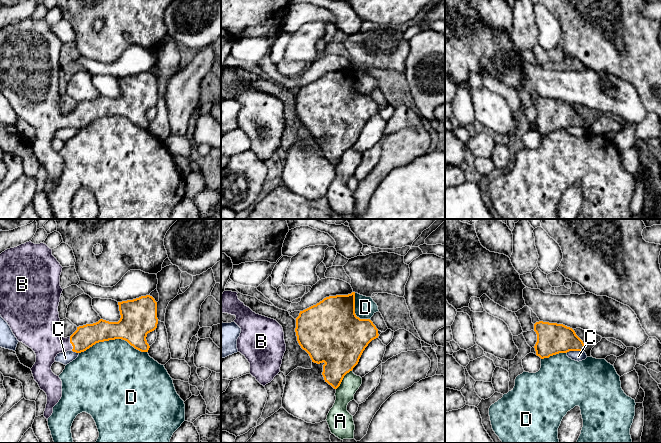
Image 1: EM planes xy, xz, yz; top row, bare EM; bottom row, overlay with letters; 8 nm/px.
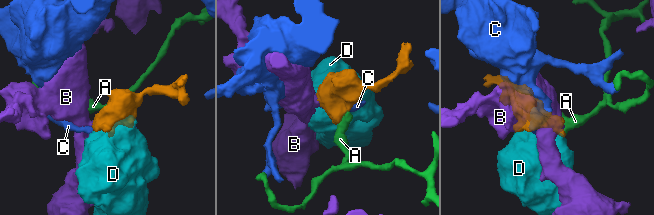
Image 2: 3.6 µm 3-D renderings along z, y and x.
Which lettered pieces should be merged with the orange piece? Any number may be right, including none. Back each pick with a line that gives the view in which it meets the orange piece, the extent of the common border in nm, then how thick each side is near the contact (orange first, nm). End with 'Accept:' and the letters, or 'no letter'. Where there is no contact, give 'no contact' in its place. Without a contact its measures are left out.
B: xy | 110 nm | 180/280 nm
Accept: B

